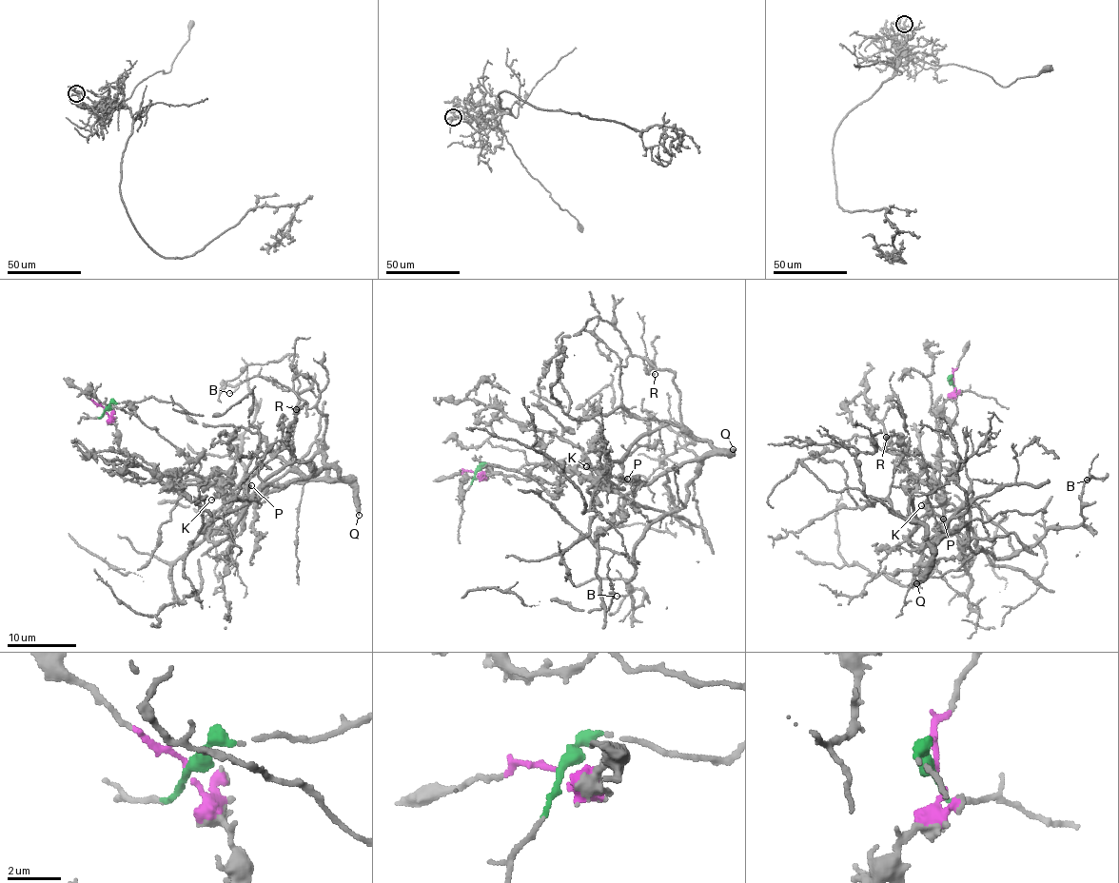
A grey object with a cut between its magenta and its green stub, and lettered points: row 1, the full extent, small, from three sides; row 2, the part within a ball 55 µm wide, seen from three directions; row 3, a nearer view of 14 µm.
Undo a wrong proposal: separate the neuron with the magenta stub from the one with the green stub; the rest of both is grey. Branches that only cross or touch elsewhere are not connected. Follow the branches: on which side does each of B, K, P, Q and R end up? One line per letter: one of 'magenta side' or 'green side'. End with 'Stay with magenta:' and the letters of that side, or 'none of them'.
B: green side
K: magenta side
P: magenta side
Q: green side
R: green side
Stay with magenta: K, P

